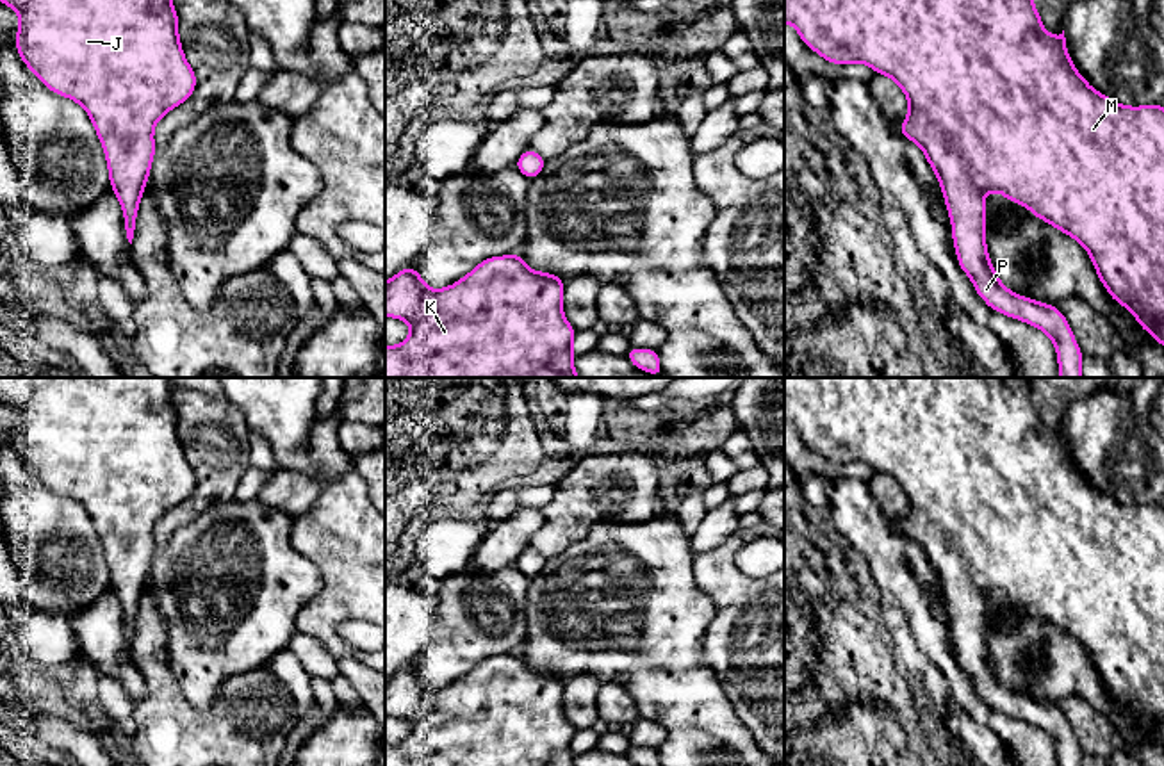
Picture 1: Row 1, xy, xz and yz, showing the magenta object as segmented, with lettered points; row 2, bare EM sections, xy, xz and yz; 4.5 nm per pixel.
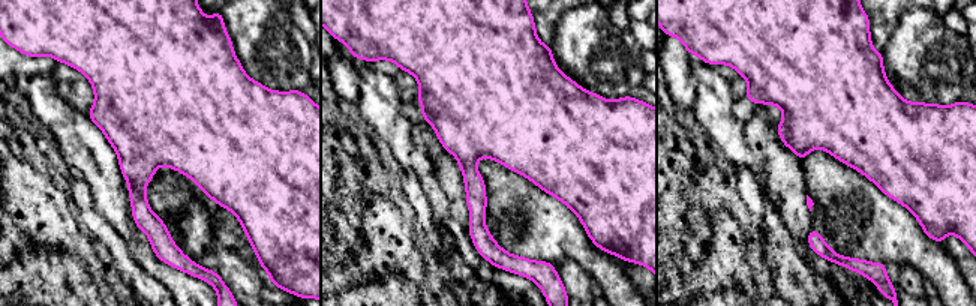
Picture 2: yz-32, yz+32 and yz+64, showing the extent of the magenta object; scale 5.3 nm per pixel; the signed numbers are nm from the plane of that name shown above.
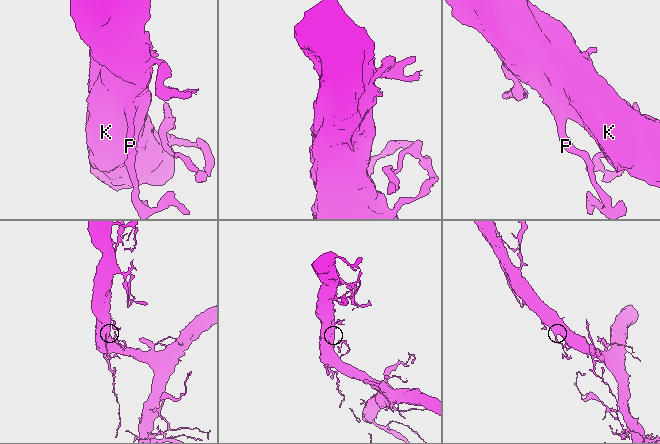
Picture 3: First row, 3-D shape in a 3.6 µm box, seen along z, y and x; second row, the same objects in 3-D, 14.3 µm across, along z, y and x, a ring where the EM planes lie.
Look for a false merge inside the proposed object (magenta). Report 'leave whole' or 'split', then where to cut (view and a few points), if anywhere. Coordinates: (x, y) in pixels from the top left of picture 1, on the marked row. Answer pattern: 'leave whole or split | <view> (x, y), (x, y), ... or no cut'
leave whole | no cut

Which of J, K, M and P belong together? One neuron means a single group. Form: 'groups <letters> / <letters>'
groups J K M P

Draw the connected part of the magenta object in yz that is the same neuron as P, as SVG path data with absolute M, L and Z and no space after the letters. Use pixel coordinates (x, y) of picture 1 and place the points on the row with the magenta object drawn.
M784 0L784 23L793 25L804 45L831 64L863 62L875 73L893 78L902 87L909 102L909 114L902 121L898 134L923 150L927 162L941 183L952 221L952 239L959 267L970 276L977 294L991 310L1041 328L1052 338L1059 360L1059 378L1082 378L1084 353L1077 346L1075 335L1059 308L1018 296L998 280L986 248L986 192L1002 192L1009 201L1027 207L1036 217L1078 240L1089 253L1098 278L1111 297L1132 312L1137 317L1137 324L1164 346L1164 107L1159 103L1127 107L1094 91L1086 78L1078 75L1066 53L1064 30L1059 36L1050 36L1043 29L1041 16L1032 0Z

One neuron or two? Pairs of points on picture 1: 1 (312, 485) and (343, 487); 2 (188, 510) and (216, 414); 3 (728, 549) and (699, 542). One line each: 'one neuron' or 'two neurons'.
1: two neurons
2: one neuron
3: two neurons

